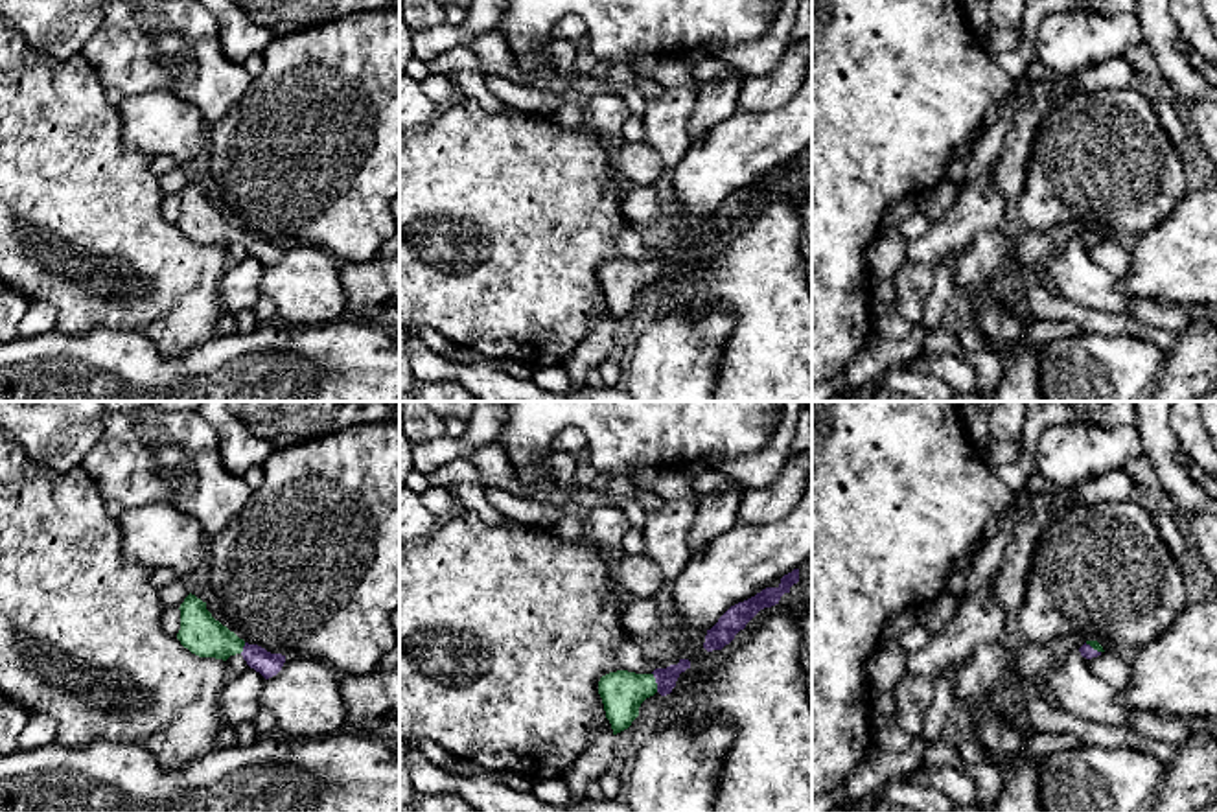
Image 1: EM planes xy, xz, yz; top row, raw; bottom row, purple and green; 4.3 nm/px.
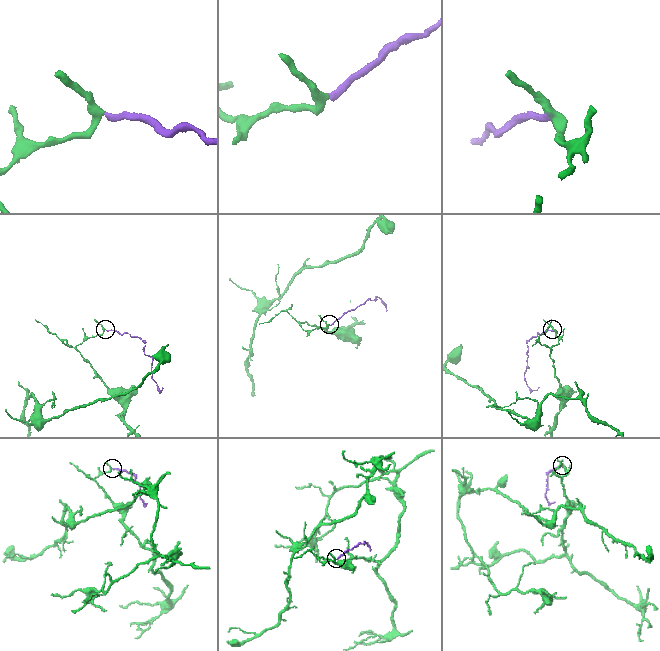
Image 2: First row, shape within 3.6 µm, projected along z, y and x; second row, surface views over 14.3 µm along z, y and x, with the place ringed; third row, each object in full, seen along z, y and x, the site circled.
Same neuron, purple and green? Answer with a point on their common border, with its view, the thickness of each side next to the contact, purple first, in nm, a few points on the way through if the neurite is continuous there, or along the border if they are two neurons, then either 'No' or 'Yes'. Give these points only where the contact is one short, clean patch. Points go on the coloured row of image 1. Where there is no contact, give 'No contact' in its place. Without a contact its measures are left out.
Touches purple at xz (656, 682). Thickness 90 nm (purple) against 190 nm. Path across: xz (665, 678), (656, 682), (623, 693). Yes

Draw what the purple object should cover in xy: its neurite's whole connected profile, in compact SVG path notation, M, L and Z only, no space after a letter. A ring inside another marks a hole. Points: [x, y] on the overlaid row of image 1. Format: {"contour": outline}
{"contour": "M190 593L179 609L180 630L177 639L191 654L223 661L230 655L241 654L247 665L260 672L265 679L282 670L285 655L271 654L258 644L249 644L239 639L234 632L215 621L206 609L206 602L195 595Z"}

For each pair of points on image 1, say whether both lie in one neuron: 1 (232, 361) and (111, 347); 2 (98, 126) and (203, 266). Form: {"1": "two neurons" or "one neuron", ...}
{"1": "one neuron", "2": "one neuron"}

